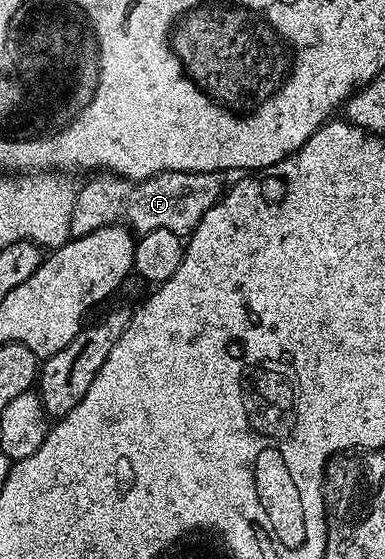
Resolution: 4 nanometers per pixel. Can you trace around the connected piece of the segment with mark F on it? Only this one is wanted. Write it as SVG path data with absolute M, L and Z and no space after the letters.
M165 170L162 174L145 178L143 182L132 182L109 172L98 172L91 178L94 178L91 182L79 185L74 195L71 238L88 236L90 232L115 224L125 224L139 235L156 228L168 228L168 232L189 236L196 224L200 224L204 212L218 203L228 186L227 175L222 172Z

